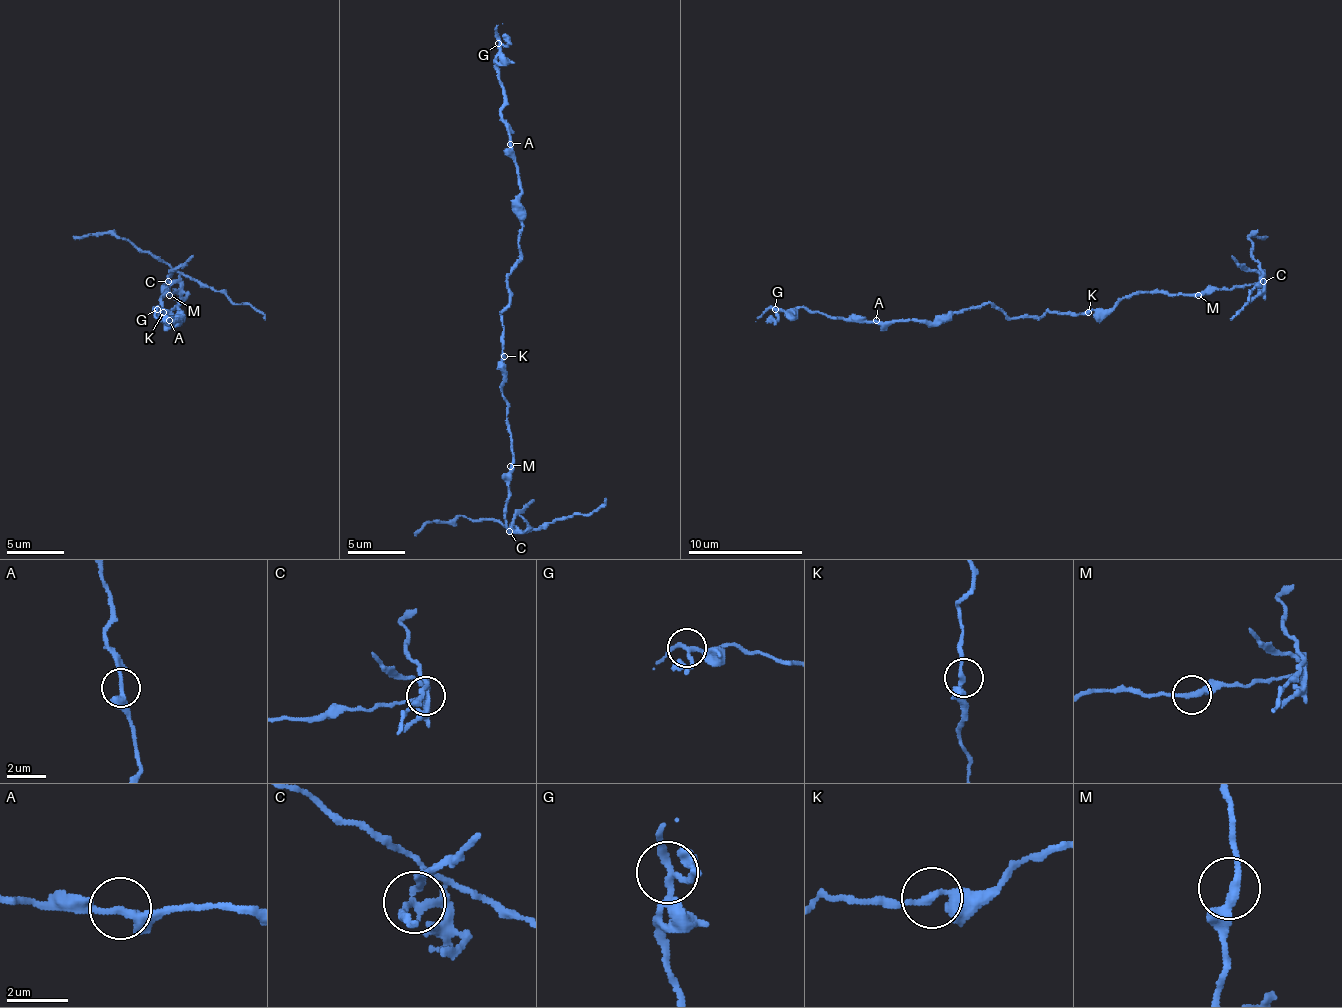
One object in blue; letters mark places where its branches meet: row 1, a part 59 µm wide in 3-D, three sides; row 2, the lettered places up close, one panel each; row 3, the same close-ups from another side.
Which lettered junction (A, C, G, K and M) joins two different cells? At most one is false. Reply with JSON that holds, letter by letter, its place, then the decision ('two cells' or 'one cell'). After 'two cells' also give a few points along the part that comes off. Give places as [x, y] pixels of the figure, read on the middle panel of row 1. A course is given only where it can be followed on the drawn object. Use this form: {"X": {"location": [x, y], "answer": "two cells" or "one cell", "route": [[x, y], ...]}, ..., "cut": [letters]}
{"A": {"location": [510, 144], "answer": "one cell"}, "C": {"location": [509, 531], "answer": "two cells", "route": [[510, 532], [507, 526], [461, 515], [429, 520], [415, 535]]}, "G": {"location": [498, 43], "answer": "one cell"}, "K": {"location": [504, 356], "answer": "one cell"}, "M": {"location": [510, 466], "answer": "one cell"}, "cut": ["C"]}

